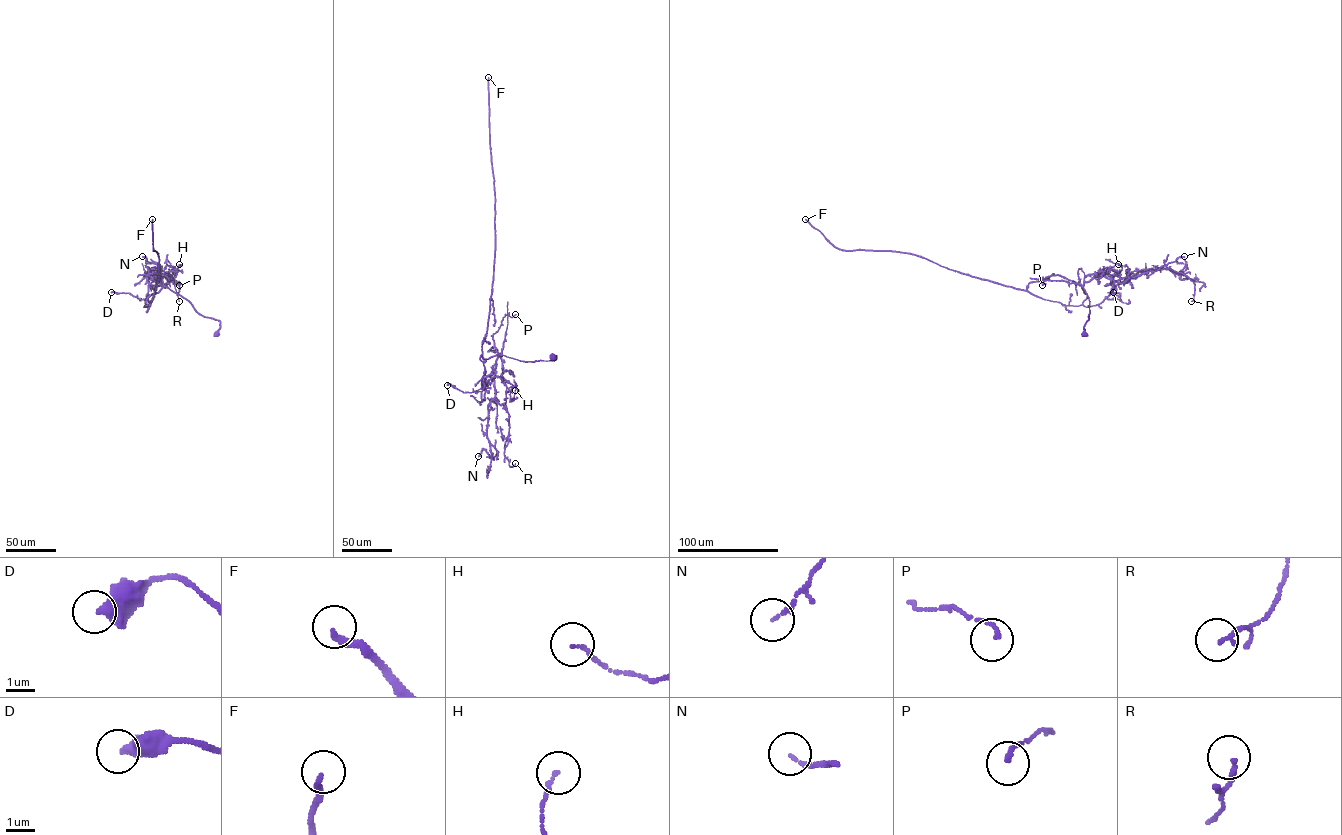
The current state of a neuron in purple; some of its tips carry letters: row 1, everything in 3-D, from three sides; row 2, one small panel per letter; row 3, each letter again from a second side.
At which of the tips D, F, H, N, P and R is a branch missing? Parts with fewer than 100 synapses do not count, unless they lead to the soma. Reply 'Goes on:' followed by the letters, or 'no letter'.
Goes on: F

